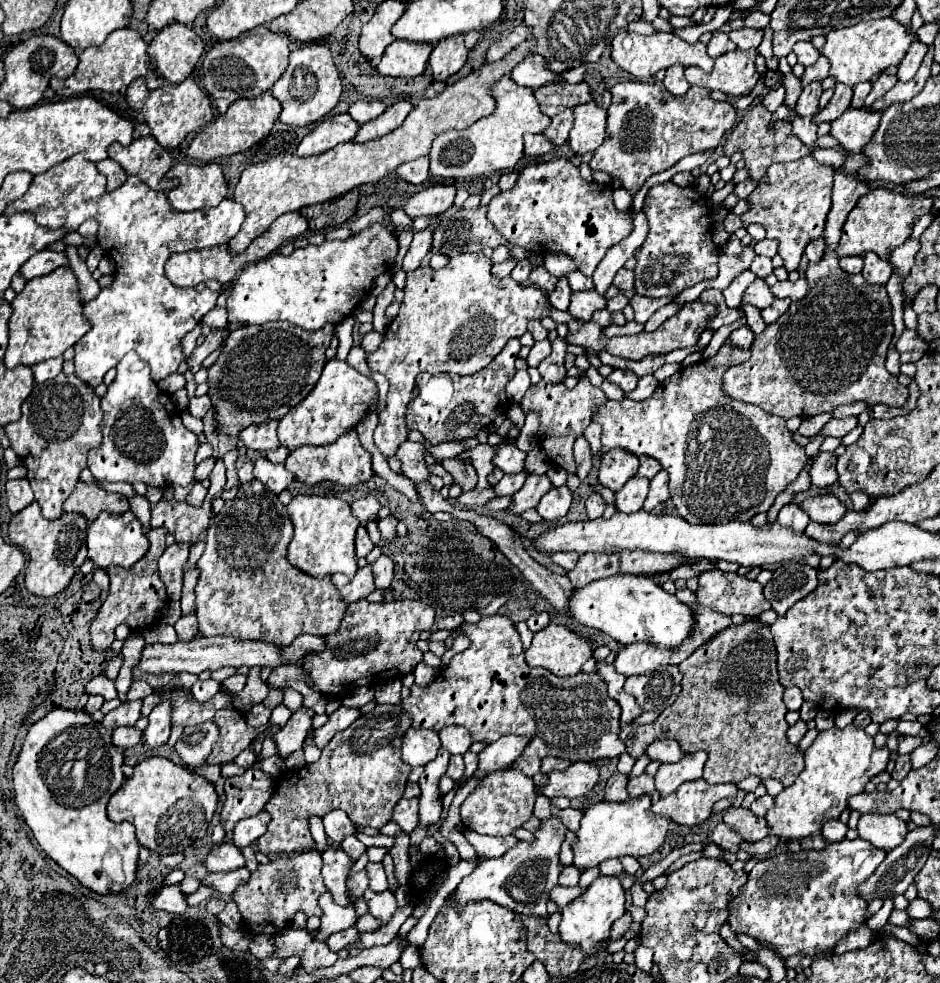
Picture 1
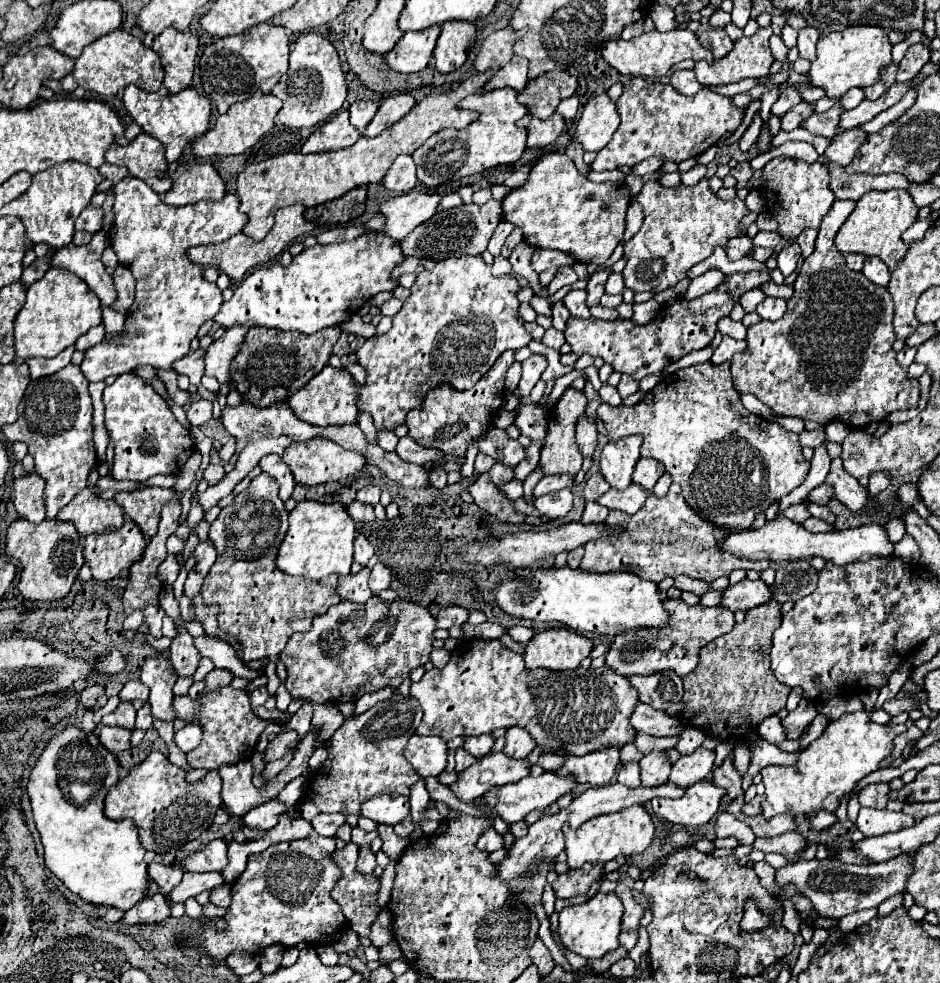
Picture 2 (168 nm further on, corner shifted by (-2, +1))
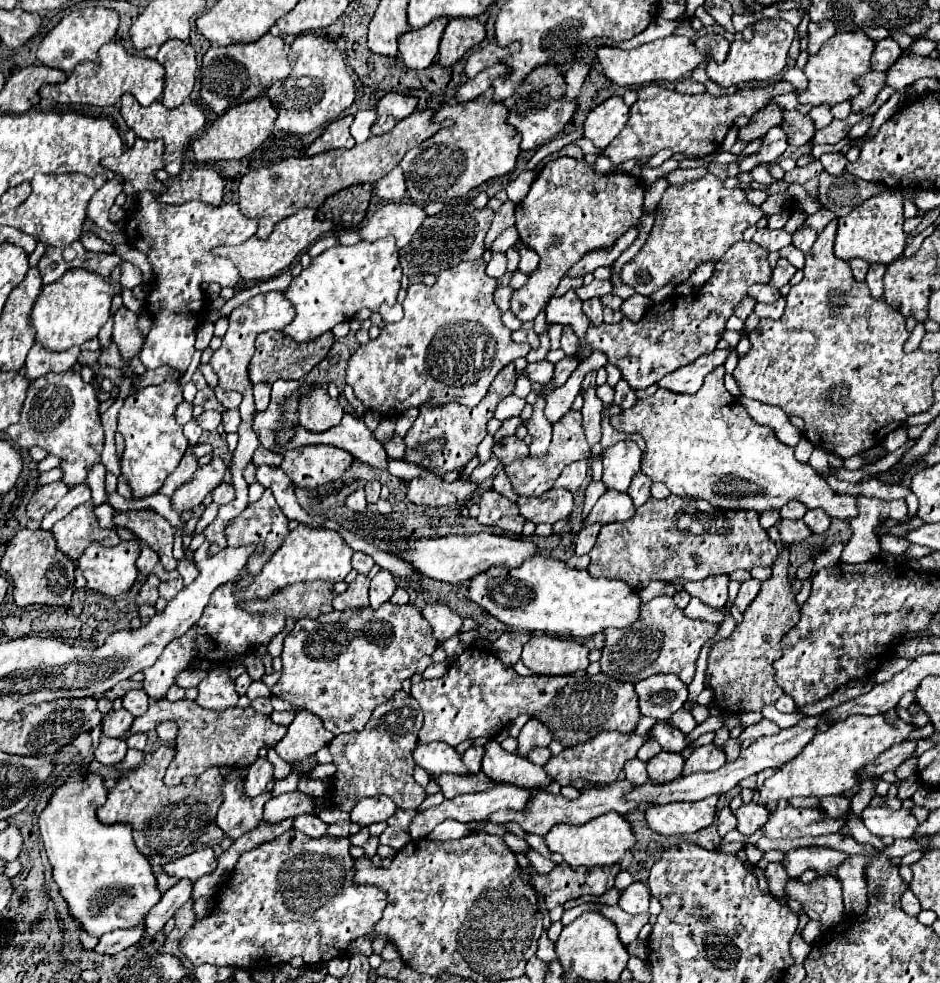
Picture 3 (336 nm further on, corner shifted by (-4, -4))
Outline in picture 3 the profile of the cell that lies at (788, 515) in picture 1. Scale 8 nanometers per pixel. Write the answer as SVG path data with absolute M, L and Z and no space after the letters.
M790 501L788 505L780 507L780 517L782 519L802 519L806 511L808 509L804 505L800 505L800 501Z

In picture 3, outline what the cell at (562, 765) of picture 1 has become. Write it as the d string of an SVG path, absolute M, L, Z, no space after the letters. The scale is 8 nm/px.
M536 747L536 749L532 749L528 755L526 755L526 759L530 759L530 761L534 761L536 765L546 765L548 763L548 759L550 759L550 749L548 747Z

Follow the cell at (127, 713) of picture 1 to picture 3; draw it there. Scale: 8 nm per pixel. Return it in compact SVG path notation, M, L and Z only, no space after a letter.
M126 709L110 711L102 717L102 733L106 737L122 737L130 729L132 721L134 721L134 717Z

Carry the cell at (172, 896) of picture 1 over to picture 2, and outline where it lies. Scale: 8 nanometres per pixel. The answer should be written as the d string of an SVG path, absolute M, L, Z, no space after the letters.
M154 894L152 898L142 898L138 904L134 904L122 920L126 924L152 924L152 922L162 922L168 918L172 912L172 904L166 894Z

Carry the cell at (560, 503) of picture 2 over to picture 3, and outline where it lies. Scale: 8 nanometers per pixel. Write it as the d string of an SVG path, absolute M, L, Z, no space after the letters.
M550 489L540 497L518 497L518 511L532 523L554 525L572 513L572 493L568 489Z

